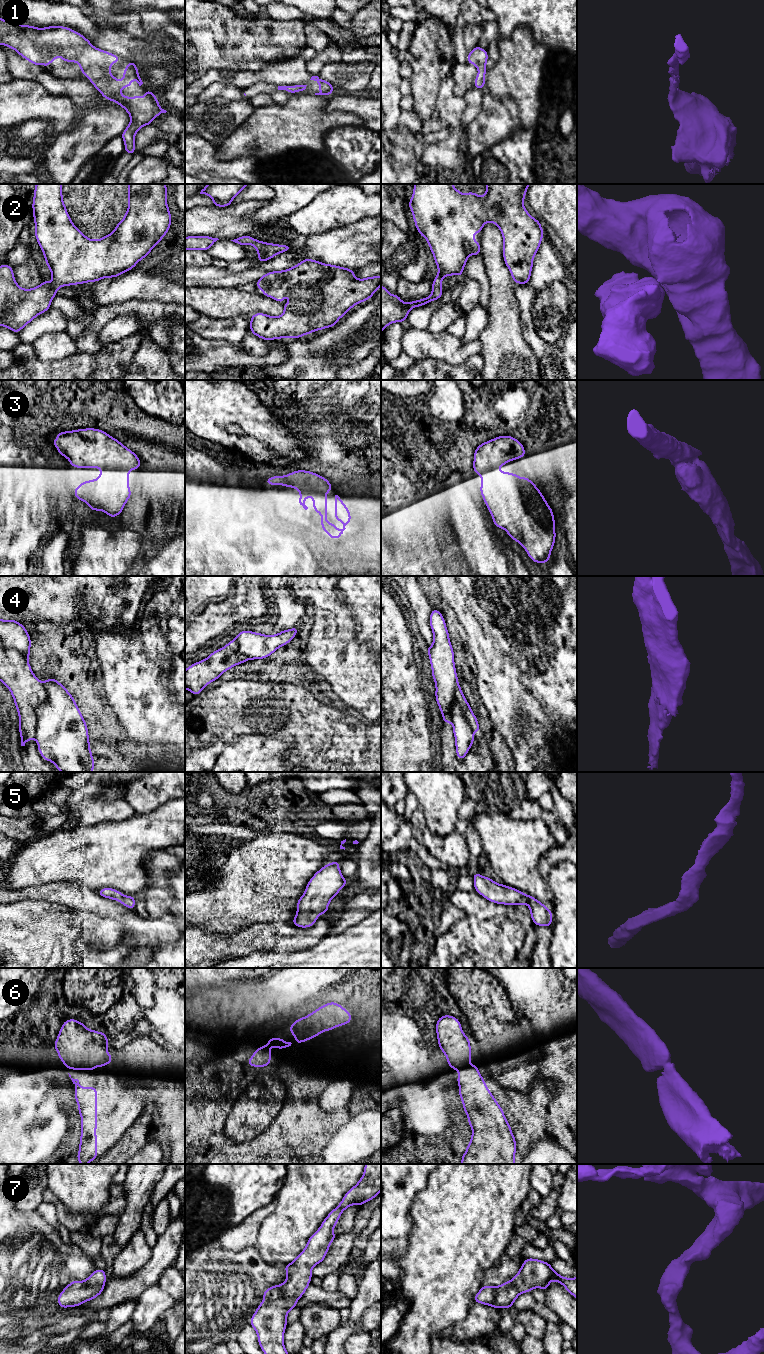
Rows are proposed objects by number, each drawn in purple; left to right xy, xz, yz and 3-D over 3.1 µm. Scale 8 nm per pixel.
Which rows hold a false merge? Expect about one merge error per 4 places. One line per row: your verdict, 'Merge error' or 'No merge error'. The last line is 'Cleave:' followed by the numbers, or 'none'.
1: No merge error
2: No merge error
3: No merge error
4: Merge error
5: No merge error
6: No merge error
7: No merge error
Cleave: 4

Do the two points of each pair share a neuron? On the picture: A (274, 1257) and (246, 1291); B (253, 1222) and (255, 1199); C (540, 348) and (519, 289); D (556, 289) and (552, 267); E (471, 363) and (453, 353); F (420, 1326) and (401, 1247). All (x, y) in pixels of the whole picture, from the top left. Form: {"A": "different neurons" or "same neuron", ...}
{"A": "different neurons", "B": "different neurons", "C": "same neuron", "D": "different neurons", "E": "different neurons", "F": "different neurons"}

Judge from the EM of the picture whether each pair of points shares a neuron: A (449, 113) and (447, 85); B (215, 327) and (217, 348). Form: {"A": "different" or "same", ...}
{"A": "same", "B": "different"}

